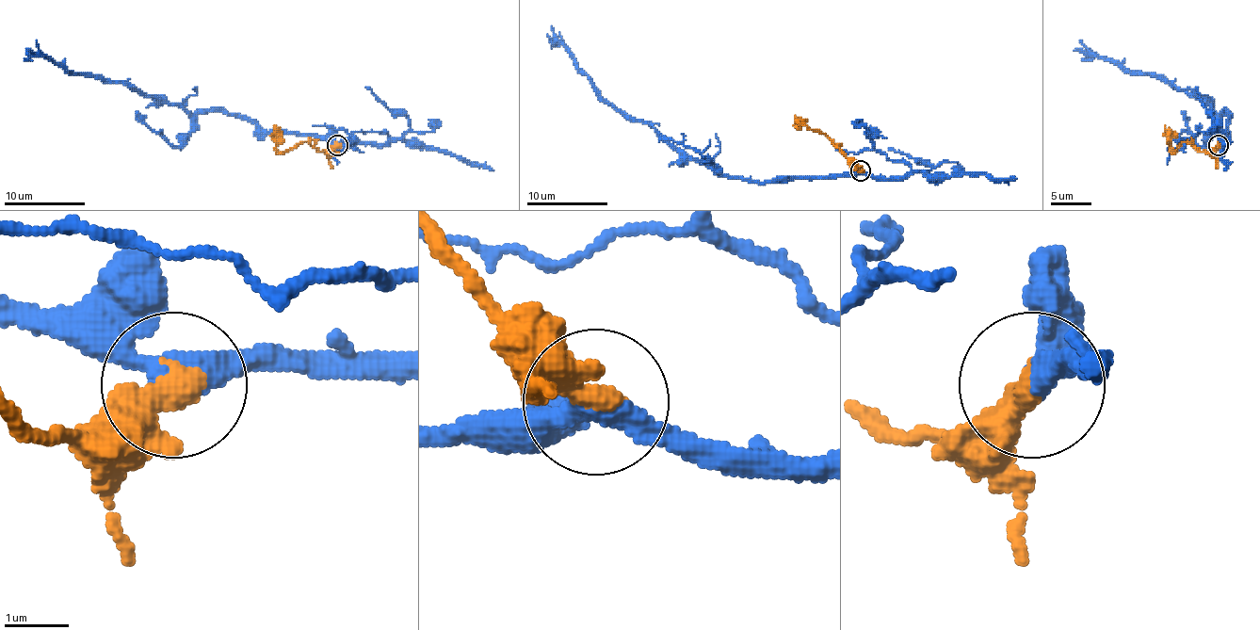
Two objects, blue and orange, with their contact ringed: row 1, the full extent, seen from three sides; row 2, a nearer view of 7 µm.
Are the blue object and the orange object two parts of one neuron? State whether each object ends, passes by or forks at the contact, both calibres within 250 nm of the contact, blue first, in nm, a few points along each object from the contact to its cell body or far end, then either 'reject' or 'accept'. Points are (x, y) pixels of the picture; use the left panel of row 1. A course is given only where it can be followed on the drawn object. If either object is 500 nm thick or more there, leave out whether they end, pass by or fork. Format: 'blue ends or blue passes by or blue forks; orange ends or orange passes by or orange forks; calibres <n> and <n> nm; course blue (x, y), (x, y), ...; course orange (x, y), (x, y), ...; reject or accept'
blue passes by; orange ends; calibres 360 and 480 nm; course blue (337, 146), (313, 136), (262, 132), (221, 111), (190, 113), (160, 103), (127, 83), (67, 72), (28, 50); course orange (337, 146), (318, 152), (302, 141), (280, 152), (276, 148), (274, 125); accept

